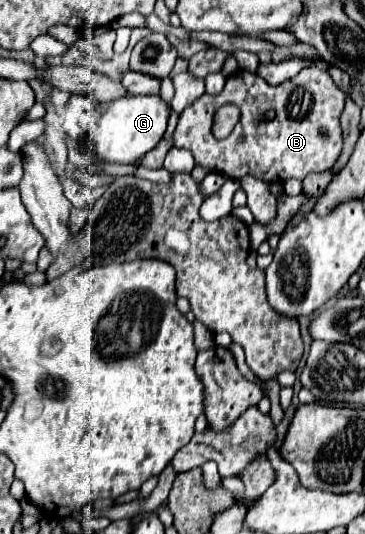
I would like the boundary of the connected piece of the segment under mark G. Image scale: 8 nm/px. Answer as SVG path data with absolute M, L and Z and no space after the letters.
M160 94L124 96L112 102L104 102L100 104L100 126L92 130L90 140L84 144L84 148L92 148L92 154L98 160L132 164L162 140L168 126L168 118L170 106L160 98Z

